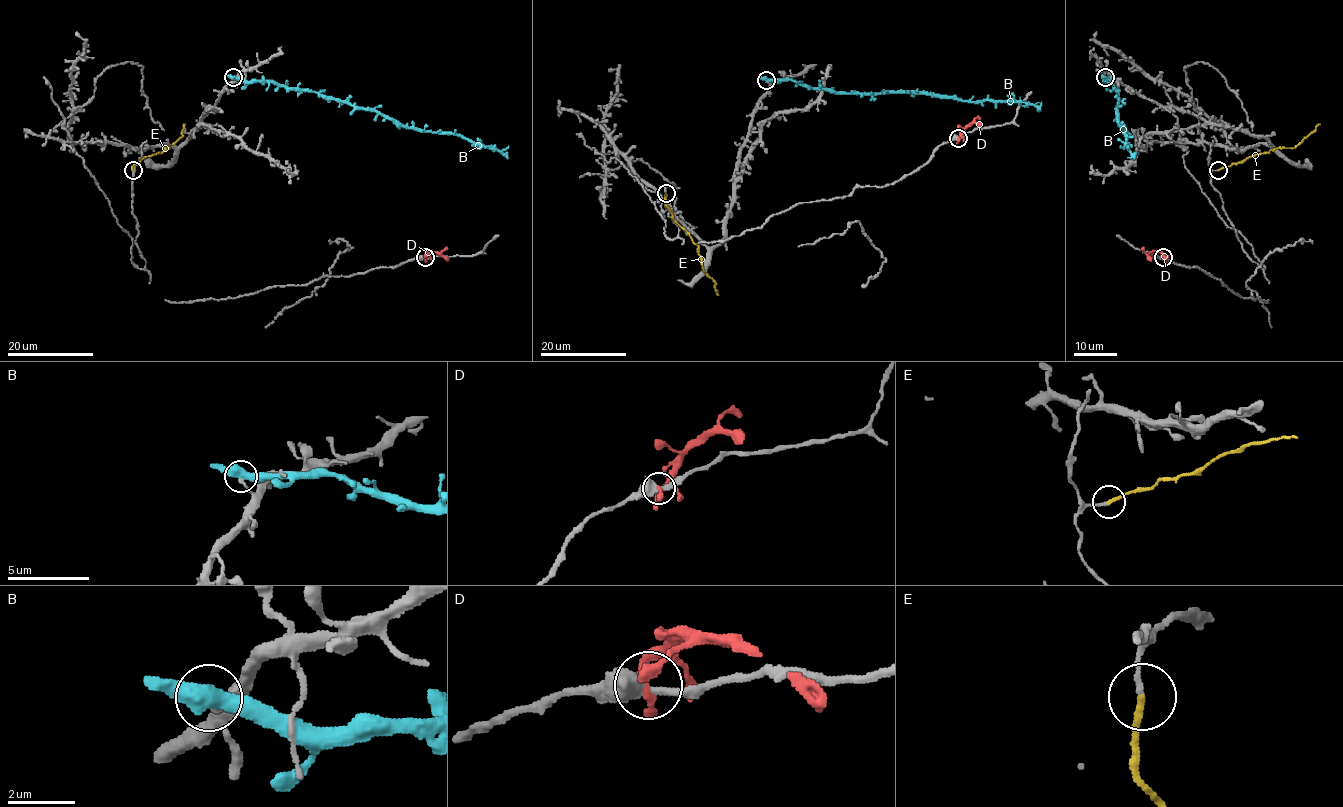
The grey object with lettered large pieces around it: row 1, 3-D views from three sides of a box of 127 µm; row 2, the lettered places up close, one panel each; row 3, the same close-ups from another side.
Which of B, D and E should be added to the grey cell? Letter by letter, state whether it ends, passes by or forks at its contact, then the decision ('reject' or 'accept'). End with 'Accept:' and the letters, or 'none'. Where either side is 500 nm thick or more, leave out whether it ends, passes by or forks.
B: reject
D: it forks; reject
E: it ends; accept
Accept: E

